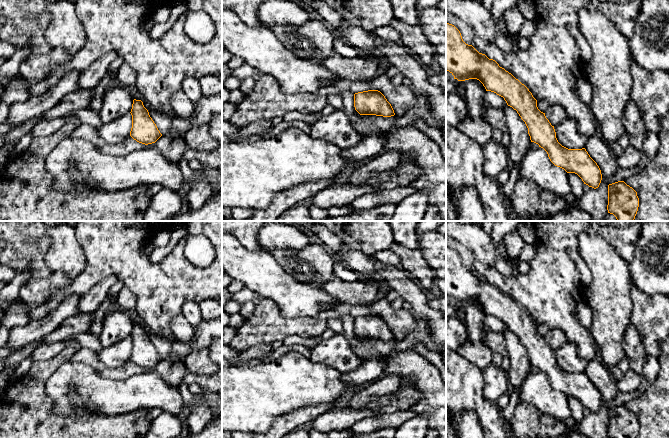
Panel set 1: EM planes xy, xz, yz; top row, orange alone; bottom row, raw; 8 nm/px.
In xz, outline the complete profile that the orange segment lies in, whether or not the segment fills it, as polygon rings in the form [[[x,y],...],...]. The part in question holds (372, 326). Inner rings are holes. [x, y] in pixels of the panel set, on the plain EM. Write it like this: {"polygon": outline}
{"polygon": [[[378,314],[354,318],[354,331],[360,339],[394,340],[394,334],[385,320]]]}

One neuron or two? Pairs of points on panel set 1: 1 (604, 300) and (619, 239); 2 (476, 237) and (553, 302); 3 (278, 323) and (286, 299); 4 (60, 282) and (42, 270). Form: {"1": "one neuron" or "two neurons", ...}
{"1": "two neurons", "2": "one neuron", "3": "two neurons", "4": "two neurons"}

